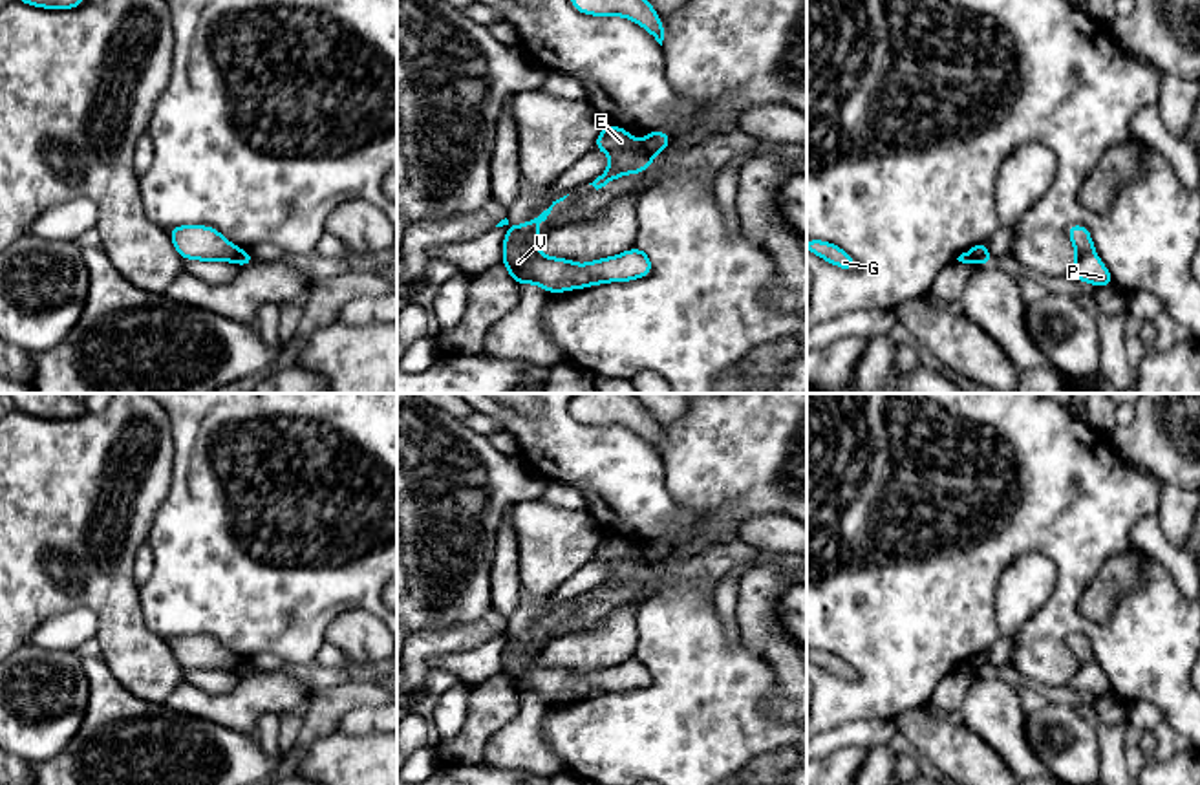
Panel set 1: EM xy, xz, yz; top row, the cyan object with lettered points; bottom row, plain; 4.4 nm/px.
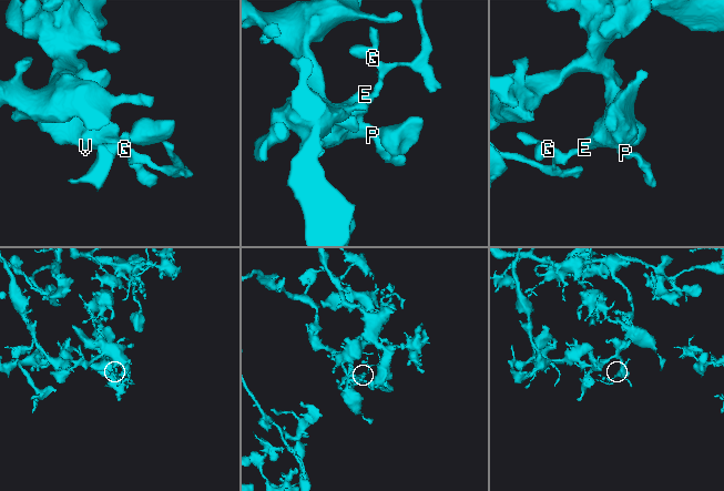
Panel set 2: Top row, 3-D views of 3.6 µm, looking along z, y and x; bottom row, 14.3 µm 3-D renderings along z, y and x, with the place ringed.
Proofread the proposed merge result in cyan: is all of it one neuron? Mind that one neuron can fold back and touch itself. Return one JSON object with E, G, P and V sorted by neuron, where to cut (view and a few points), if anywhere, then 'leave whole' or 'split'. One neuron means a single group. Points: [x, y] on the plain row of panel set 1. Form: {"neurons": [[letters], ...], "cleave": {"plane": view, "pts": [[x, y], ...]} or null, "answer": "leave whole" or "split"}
{"neurons": [["E", "P", "V"], ["G"]], "cleave": {"plane": "xz", "pts": [[641, 555], [653, 564]]}, "answer": "split"}

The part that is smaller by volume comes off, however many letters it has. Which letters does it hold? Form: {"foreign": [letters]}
{"foreign": ["G"]}

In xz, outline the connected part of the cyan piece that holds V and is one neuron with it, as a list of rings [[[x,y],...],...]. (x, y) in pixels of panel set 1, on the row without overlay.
[[[567,606],[552,611],[538,628],[510,637],[503,650],[503,670],[509,684],[523,694],[540,694],[547,703],[563,703],[569,699],[591,697],[607,692],[627,692],[649,686],[653,681],[649,664],[633,657],[622,664],[587,672],[578,675],[569,668],[541,666],[536,637],[547,629],[552,617]]]

